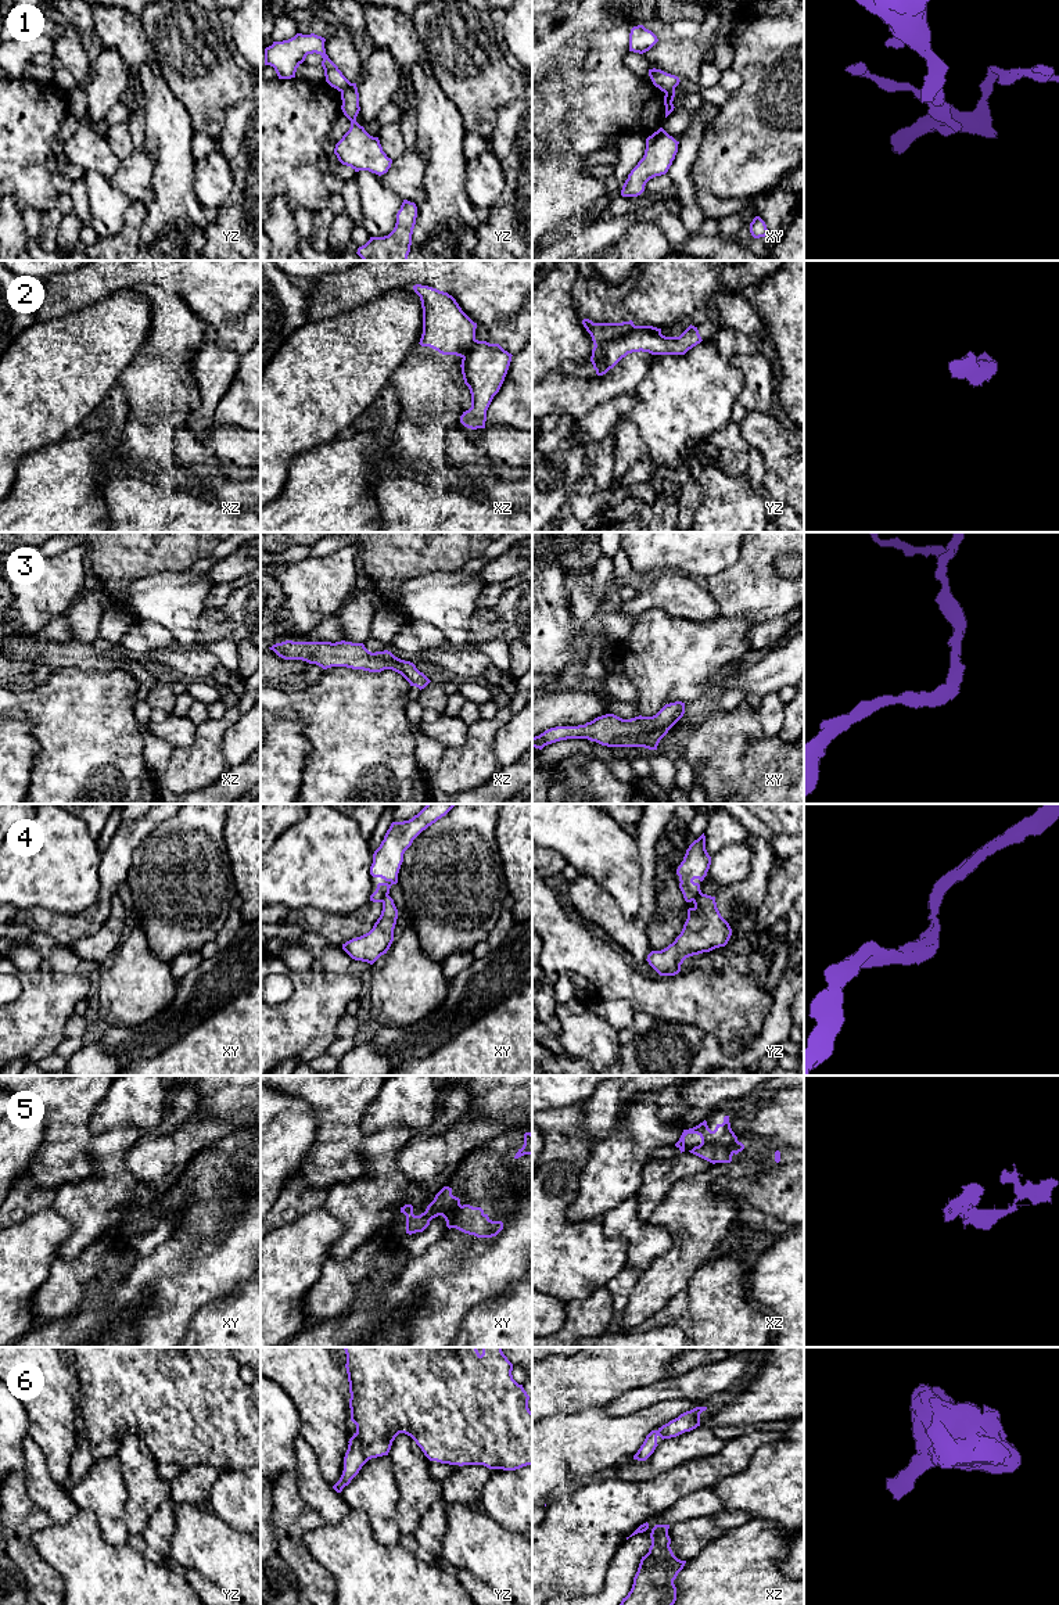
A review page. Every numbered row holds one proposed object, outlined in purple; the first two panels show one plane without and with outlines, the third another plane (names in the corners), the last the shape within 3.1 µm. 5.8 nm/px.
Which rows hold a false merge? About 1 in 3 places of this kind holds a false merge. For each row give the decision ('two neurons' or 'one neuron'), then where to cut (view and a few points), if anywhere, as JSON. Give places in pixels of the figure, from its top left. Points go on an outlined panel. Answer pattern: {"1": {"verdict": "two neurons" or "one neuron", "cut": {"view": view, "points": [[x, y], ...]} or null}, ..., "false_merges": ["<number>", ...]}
{"1": {"verdict": "two neurons", "cut": {"view": "yz", "points": [[352, 83], [341, 92]]}}, "2": {"verdict": "two neurons", "cut": {"view": "yz", "points": [[634, 325], [629, 330], [595, 347]]}}, "3": {"verdict": "one neuron", "cut": null}, "4": {"verdict": "two neurons", "cut": {"view": "xy", "points": [[387, 894], [380, 901]]}}, "5": {"verdict": "two neurons", "cut": {"view": "xy", "points": [[426, 1210], [430, 1214], [440, 1214], [451, 1209], [452, 1225]]}}, "6": {"verdict": "one neuron", "cut": null}, "false_merges": ["1", "2", "4", "5"]}

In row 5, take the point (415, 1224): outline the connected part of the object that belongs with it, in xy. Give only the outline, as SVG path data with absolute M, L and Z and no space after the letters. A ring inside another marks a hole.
M405 1204L403 1207L401 1207L401 1213L403 1213L406 1216L406 1234L412 1235L416 1232L423 1232L428 1225L430 1221L438 1216L442 1216L446 1221L446 1227L450 1228L453 1224L453 1209L449 1209L441 1214L435 1214L435 1216L430 1216L427 1211L421 1213L420 1216L414 1216L413 1214L413 1206L412 1204Z

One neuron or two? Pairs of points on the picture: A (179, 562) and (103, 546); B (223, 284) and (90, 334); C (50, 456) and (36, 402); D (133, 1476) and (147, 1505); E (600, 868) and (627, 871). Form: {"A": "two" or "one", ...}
{"A": "one", "B": "two", "C": "two", "D": "one", "E": "one"}

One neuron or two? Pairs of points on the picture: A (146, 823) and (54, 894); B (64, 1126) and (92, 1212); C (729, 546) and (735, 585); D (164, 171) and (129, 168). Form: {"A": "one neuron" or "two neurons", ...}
{"A": "two neurons", "B": "two neurons", "C": "two neurons", "D": "two neurons"}

